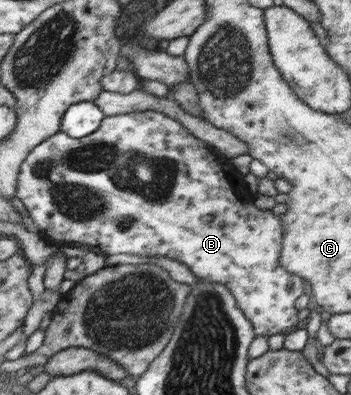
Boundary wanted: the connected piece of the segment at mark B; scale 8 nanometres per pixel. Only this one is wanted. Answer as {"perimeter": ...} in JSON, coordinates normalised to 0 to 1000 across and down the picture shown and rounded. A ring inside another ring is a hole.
{"perimeter":[[[382,281],[359,289],[302,294],[296,304],[288,304],[285,322],[279,322],[274,332],[236,349],[211,349],[199,347],[194,337],[182,337],[177,332],[165,334],[160,342],[131,352],[131,357],[123,357],[114,367],[105,367],[105,372],[97,375],[94,382],[83,387],[83,395],[66,408],[66,415],[60,418],[57,463],[48,473],[48,499],[66,511],[71,529],[83,537],[88,554],[97,559],[97,567],[114,585],[114,592],[123,595],[125,590],[137,590],[148,605],[160,605],[160,613],[188,610],[188,615],[228,618],[228,610],[245,610],[245,618],[254,618],[254,623],[271,638],[299,643],[302,648],[330,646],[330,641],[368,641],[370,646],[399,648],[467,648],[533,671],[541,686],[564,704],[581,704],[595,714],[627,714],[632,722],[650,727],[652,739],[664,744],[678,777],[689,782],[695,800],[718,818],[724,843],[729,843],[735,851],[755,848],[764,853],[786,846],[803,846],[812,843],[818,833],[826,833],[826,828],[838,828],[838,818],[849,818],[843,782],[838,782],[838,762],[855,752],[855,737],[860,737],[860,706],[855,706],[849,694],[826,691],[823,684],[815,684],[798,668],[806,580],[806,565],[801,559],[798,544],[778,544],[769,532],[741,532],[729,527],[729,522],[721,516],[721,501],[709,494],[698,471],[692,446],[681,441],[678,428],[667,425],[667,418],[658,415],[655,403],[647,403],[632,392],[632,387],[621,385],[621,377],[613,377],[610,367],[595,367],[587,365],[587,357],[575,357],[575,347],[553,347],[553,337],[541,337],[541,327],[530,327],[530,316],[519,316],[519,306],[501,306],[501,296],[473,296],[473,291],[462,291],[462,286],[444,286],[444,281]]]}

